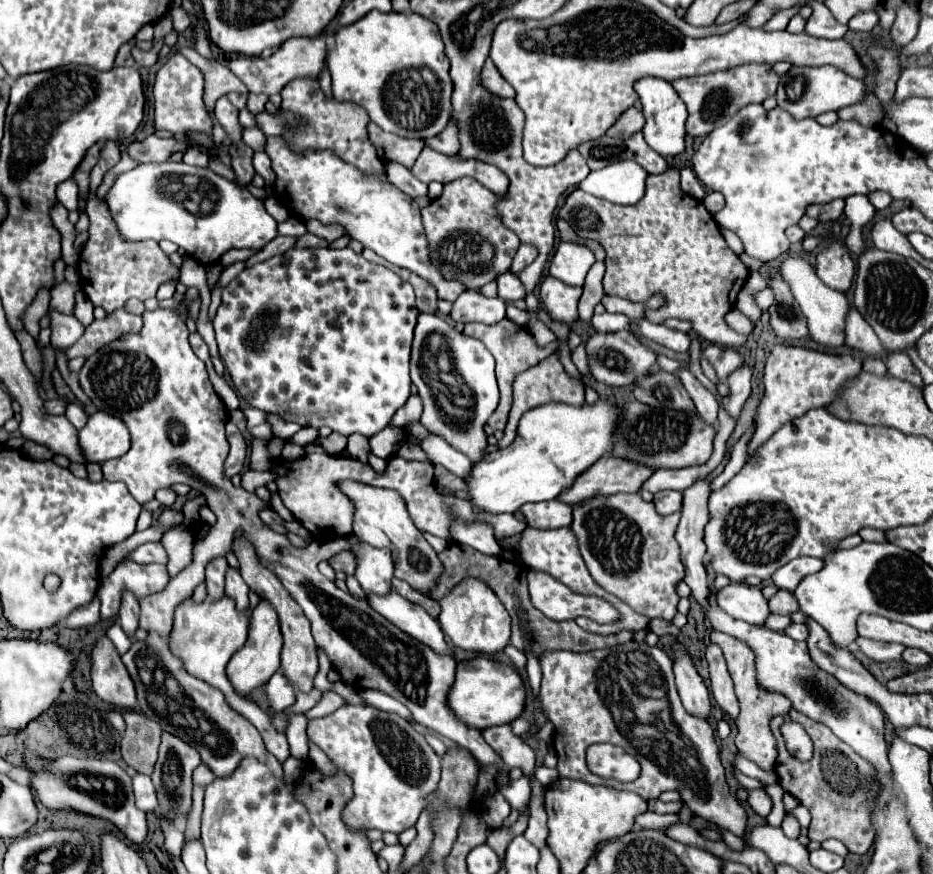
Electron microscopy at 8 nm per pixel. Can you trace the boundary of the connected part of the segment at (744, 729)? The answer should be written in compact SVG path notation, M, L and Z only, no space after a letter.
M713 630L711 642L717 644L723 650L727 666L729 666L729 674L735 682L735 692L737 692L739 702L741 702L741 714L735 720L735 724L737 724L737 738L735 738L737 750L743 756L747 756L749 760L753 760L761 770L771 772L773 764L775 764L775 758L777 758L777 744L775 744L775 738L769 730L769 720L777 714L785 716L787 710L791 708L791 702L781 694L771 694L771 692L765 692L757 686L757 682L755 682L755 654L741 640Z

